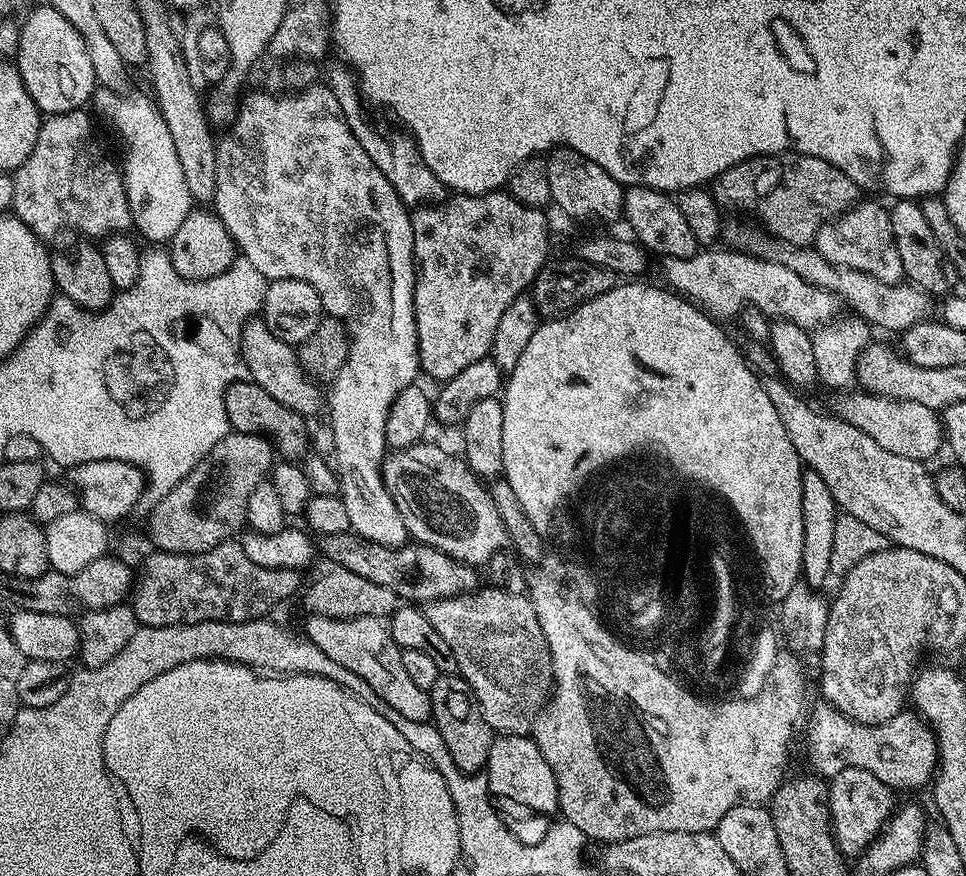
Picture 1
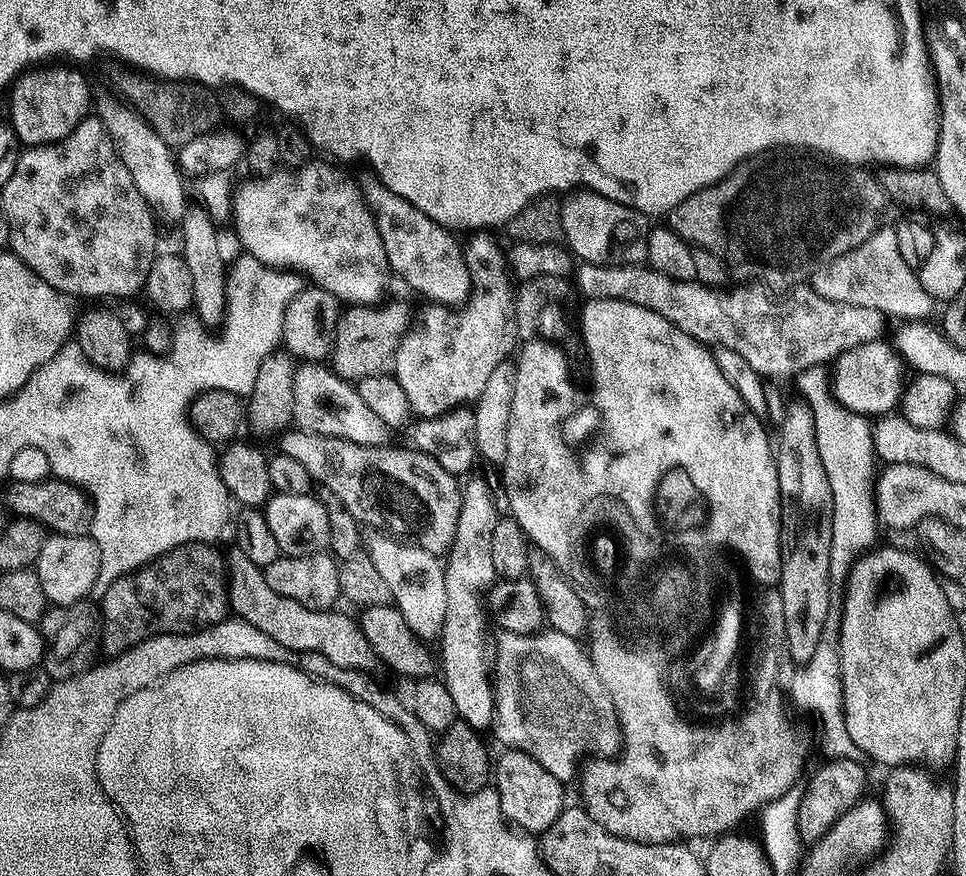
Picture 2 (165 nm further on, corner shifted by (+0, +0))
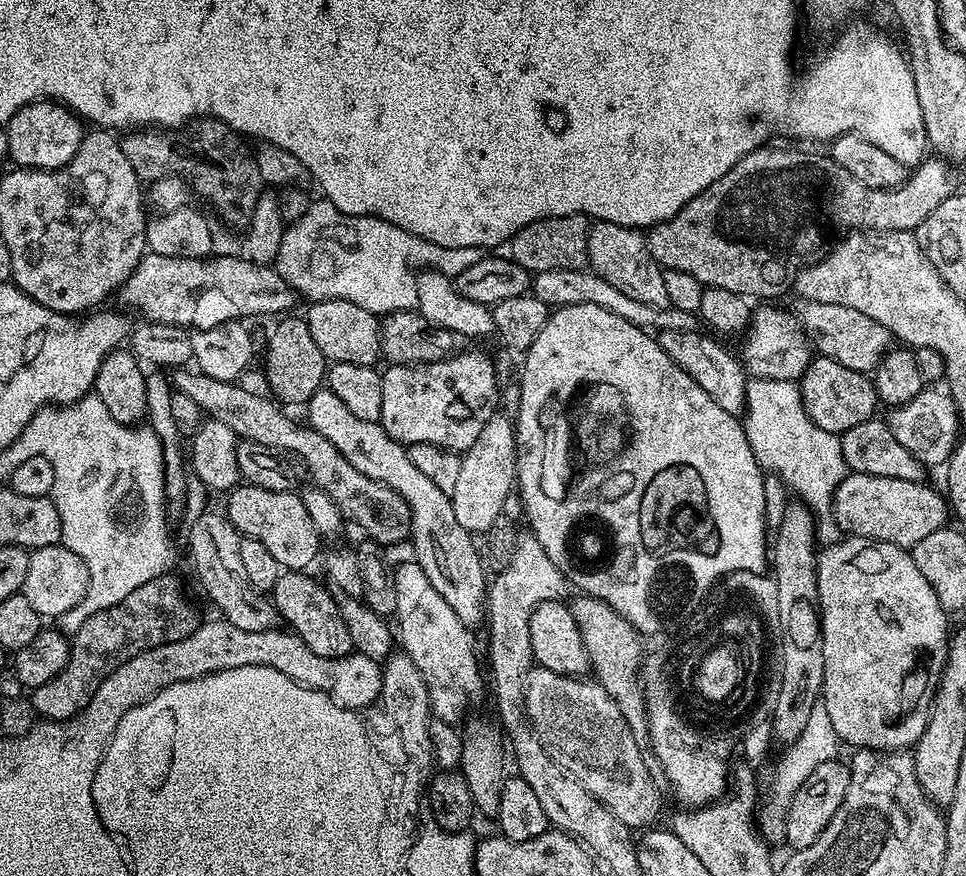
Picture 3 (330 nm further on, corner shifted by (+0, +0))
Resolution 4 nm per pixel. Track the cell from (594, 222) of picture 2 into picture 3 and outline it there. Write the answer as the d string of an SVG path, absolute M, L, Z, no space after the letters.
M595 221L588 229L588 264L591 271L606 278L610 286L618 286L618 290L630 294L630 298L638 298L638 302L646 302L651 308L669 307L664 272L652 261L647 235L641 229Z

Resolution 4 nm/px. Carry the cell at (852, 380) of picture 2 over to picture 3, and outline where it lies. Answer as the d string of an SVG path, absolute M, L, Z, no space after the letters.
M817 355L808 364L798 383L800 400L806 414L814 422L814 426L822 430L843 434L850 430L850 426L858 426L858 422L866 422L877 415L875 383L865 373L850 370L842 366L842 362L834 362L834 358Z

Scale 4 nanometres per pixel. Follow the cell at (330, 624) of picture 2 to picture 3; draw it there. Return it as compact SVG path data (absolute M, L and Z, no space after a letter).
M208 512L192 524L188 532L188 552L192 555L192 568L204 587L204 592L216 603L223 619L229 620L241 630L270 630L281 623L279 612L267 595L256 591L240 569L237 548L241 535L228 521L227 515Z

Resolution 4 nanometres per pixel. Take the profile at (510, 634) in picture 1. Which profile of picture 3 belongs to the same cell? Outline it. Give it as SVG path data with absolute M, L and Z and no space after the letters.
M534 666L528 672L524 687L528 722L546 754L561 770L601 800L626 827L647 829L657 823L656 815L660 812L657 781L648 772L649 761L644 760L645 753L638 742L634 742L634 734L626 718L622 718L622 710L618 710L600 683L589 680Z

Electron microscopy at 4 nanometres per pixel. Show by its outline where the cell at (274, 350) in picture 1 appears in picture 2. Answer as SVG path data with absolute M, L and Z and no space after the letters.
M304 362L295 369L294 376L294 414L292 415L295 427L301 432L313 432L323 436L342 438L346 442L354 442L362 446L374 446L385 443L389 439L390 429L382 418L374 415L374 410L362 402L362 394L349 381L343 380L331 367L320 362Z

